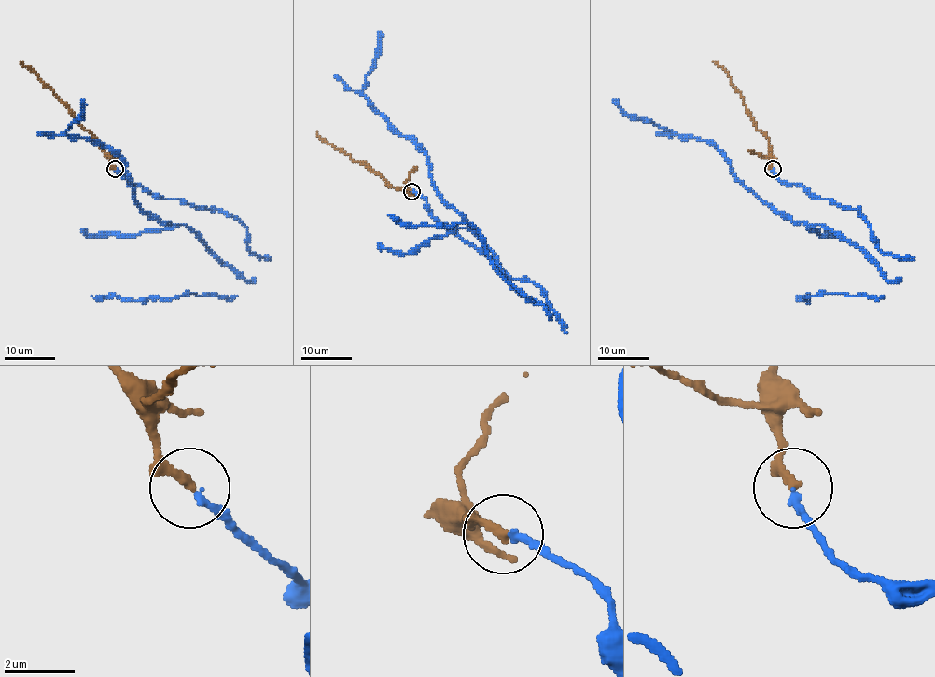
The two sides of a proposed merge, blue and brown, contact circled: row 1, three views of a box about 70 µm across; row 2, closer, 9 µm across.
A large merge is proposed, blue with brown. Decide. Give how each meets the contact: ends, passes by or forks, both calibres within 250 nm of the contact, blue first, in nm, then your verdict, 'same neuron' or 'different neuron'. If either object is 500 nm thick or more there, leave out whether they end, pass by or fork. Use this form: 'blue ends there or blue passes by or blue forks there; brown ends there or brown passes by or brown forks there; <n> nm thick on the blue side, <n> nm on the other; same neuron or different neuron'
blue ends there; brown ends there; 180 nm thick on the blue side, 240 nm on the other; different neuron

